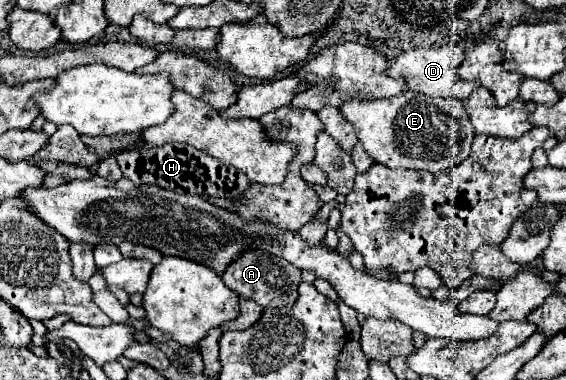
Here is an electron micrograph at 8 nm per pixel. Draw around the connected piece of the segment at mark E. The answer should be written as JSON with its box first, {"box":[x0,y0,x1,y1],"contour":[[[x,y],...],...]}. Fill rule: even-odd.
{"box":[340,92,474,172],"contour":[[[402,92],[370,102],[348,100],[340,112],[356,128],[358,140],[368,156],[388,168],[440,172],[466,160],[474,140],[474,128],[468,122],[464,104],[454,98],[428,98],[418,92]]]}

